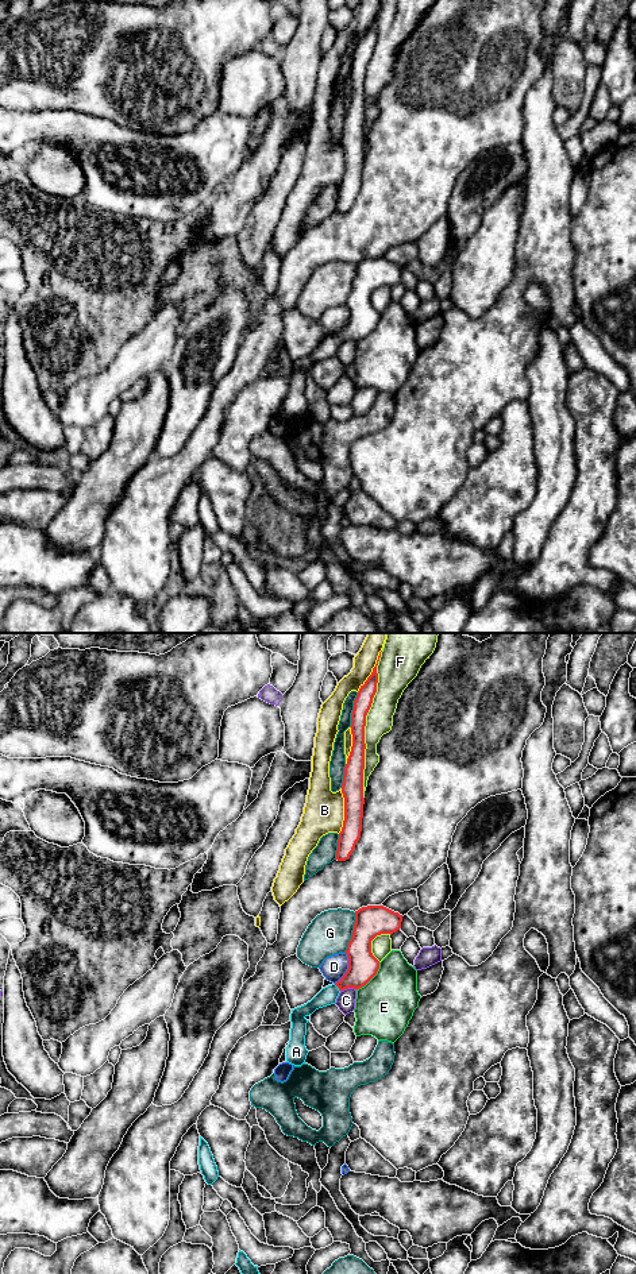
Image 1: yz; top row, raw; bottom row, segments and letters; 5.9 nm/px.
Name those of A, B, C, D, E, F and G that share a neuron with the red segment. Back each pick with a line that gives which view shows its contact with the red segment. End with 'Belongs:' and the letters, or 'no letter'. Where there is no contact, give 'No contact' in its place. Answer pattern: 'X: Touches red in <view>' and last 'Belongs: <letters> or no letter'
A: Touches red in yz
Belongs: A

